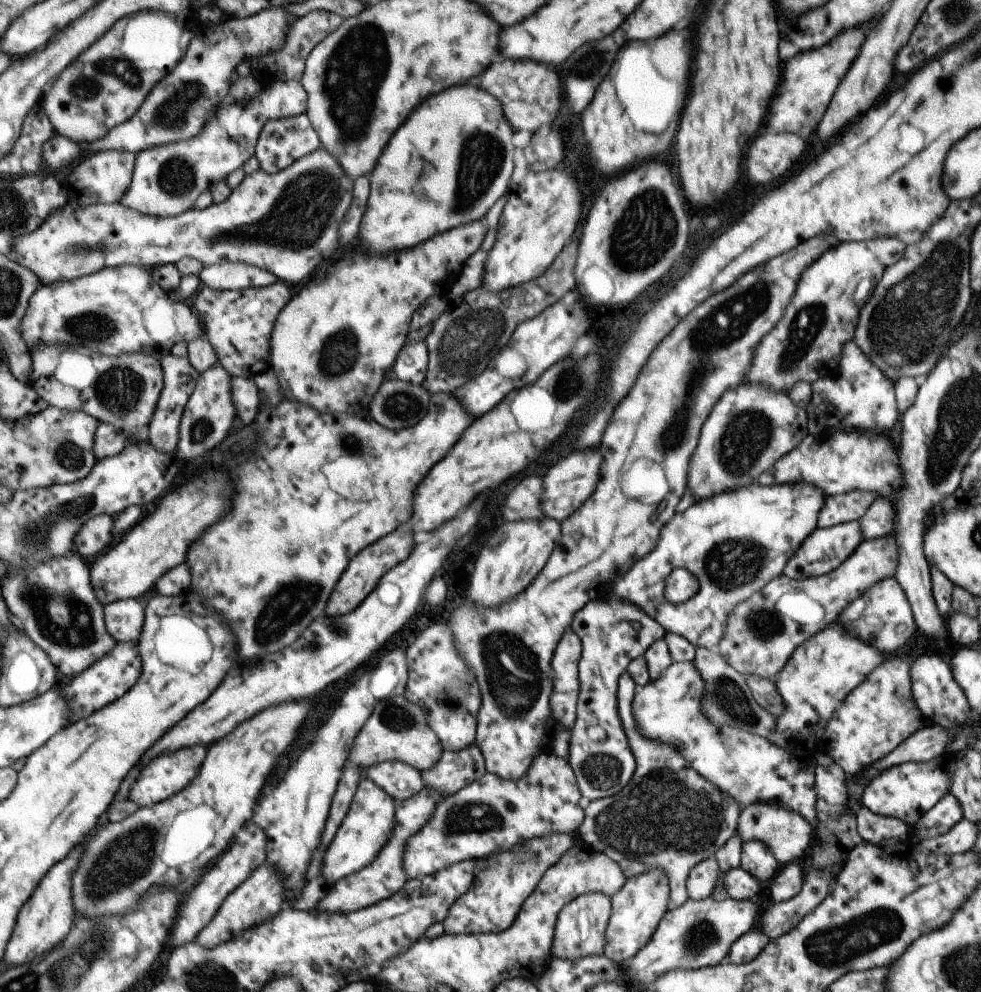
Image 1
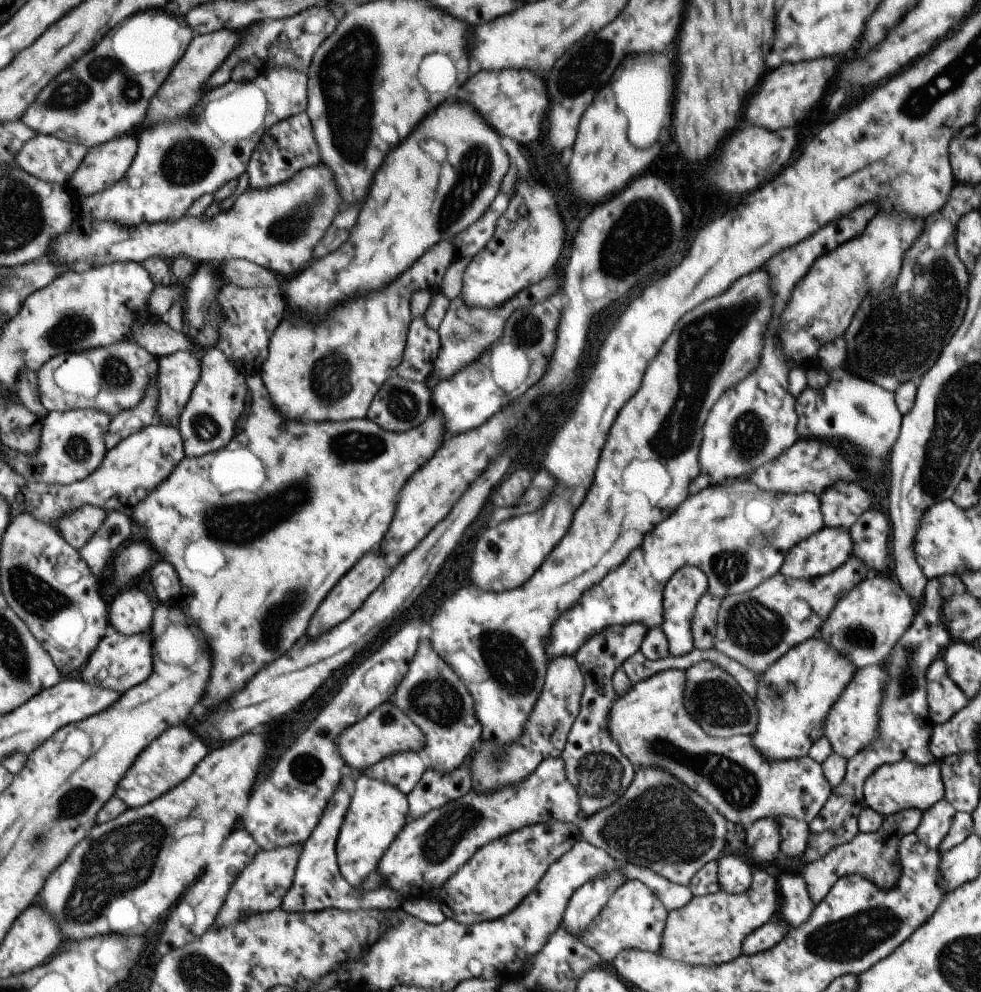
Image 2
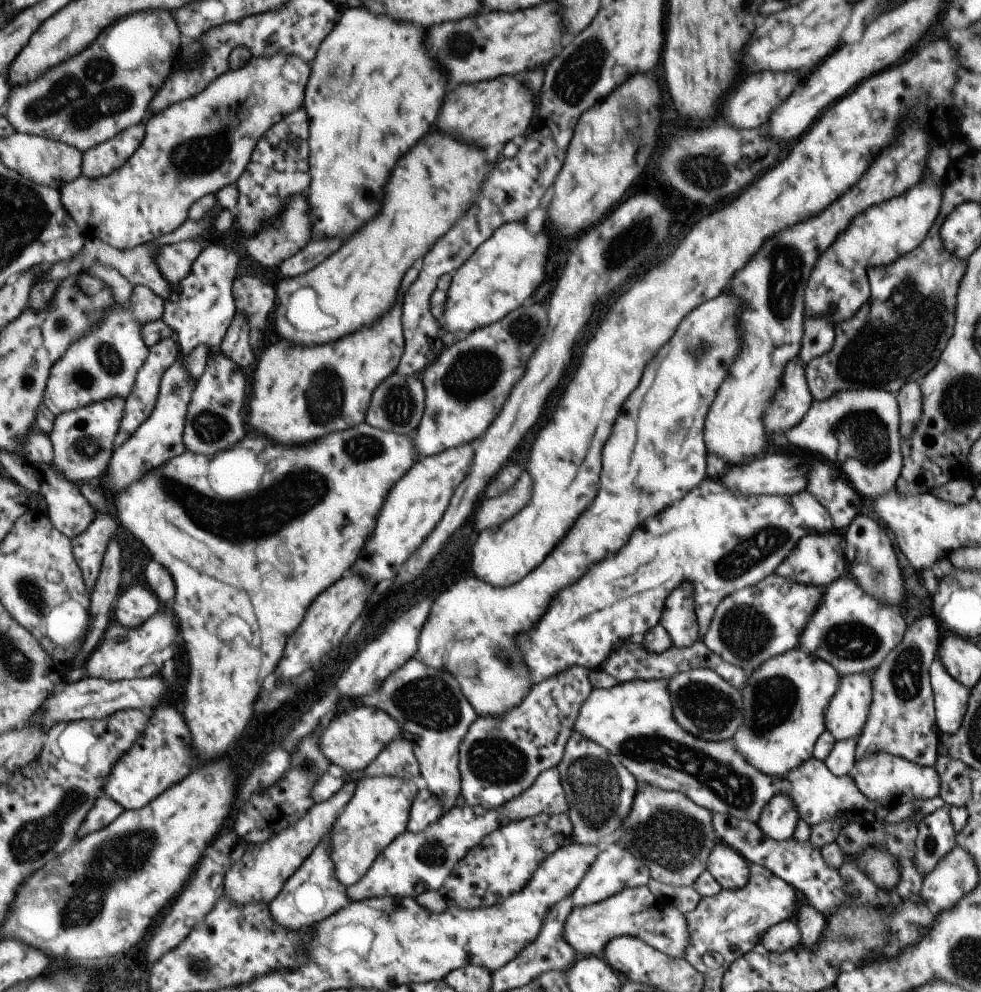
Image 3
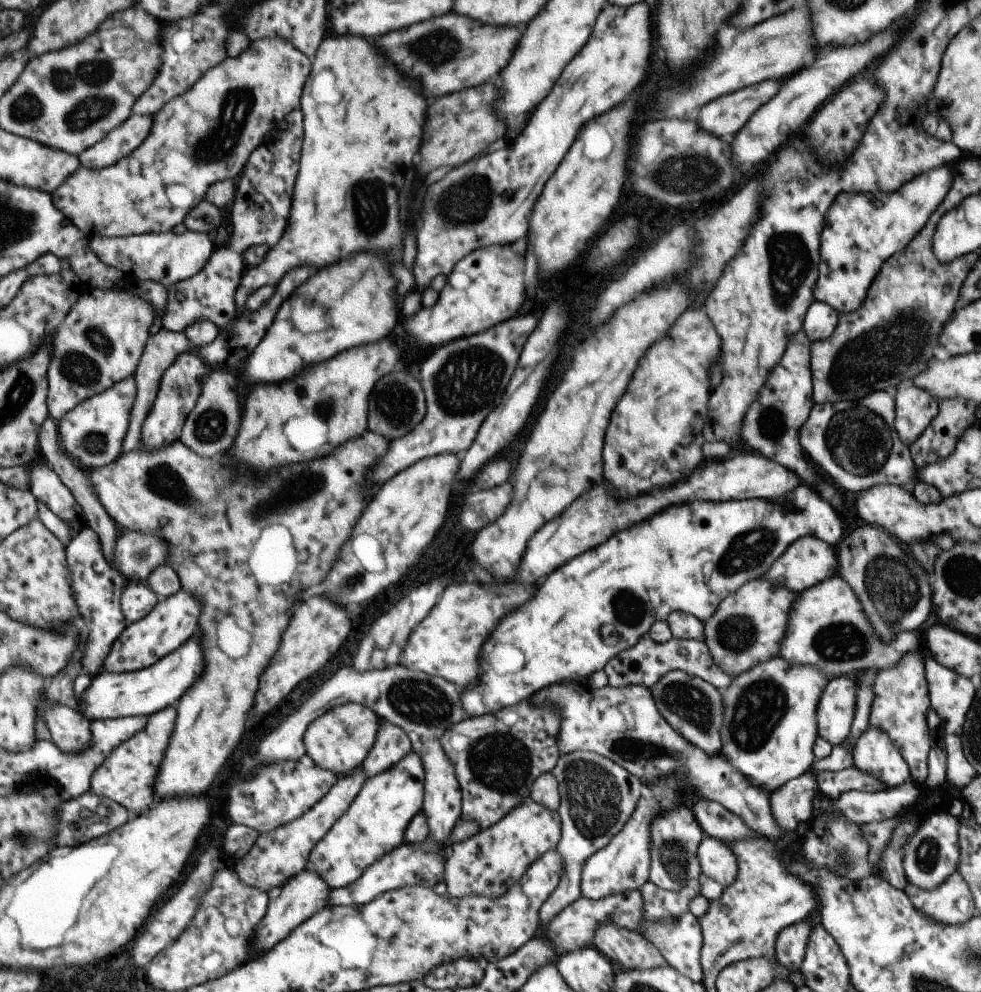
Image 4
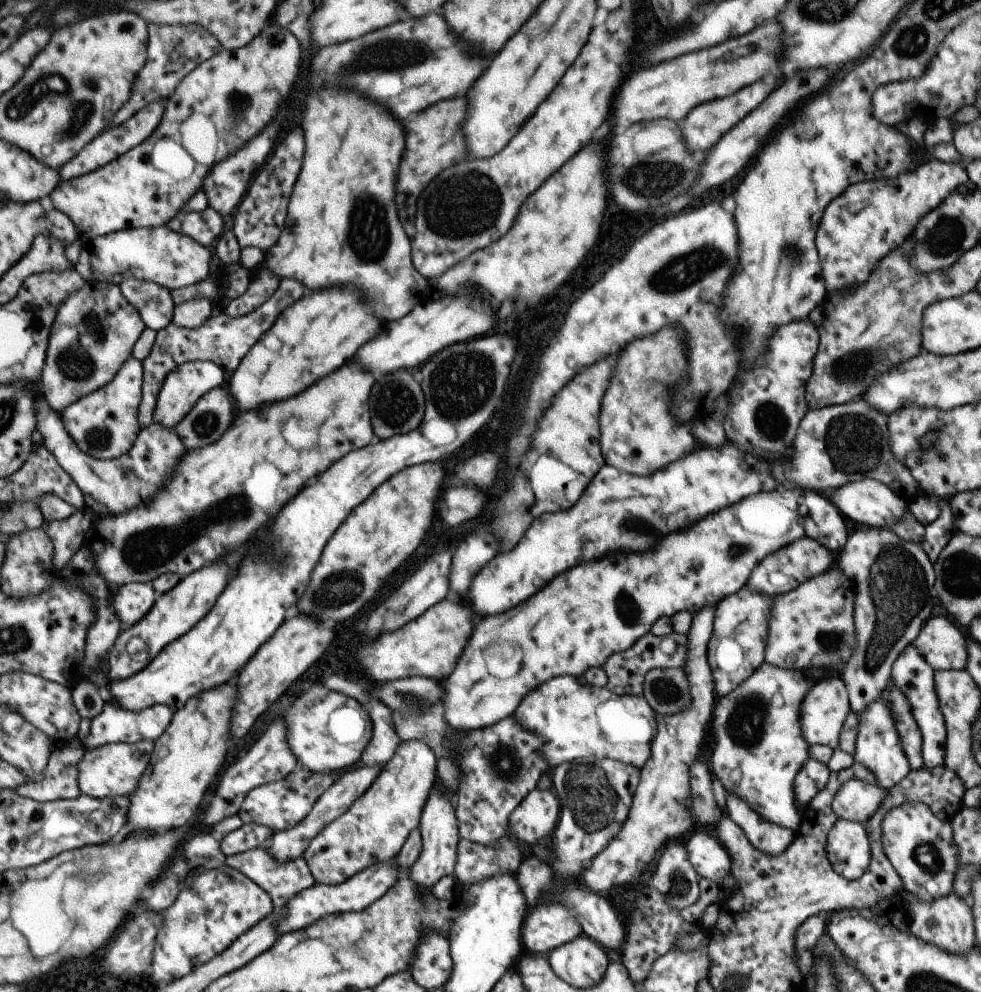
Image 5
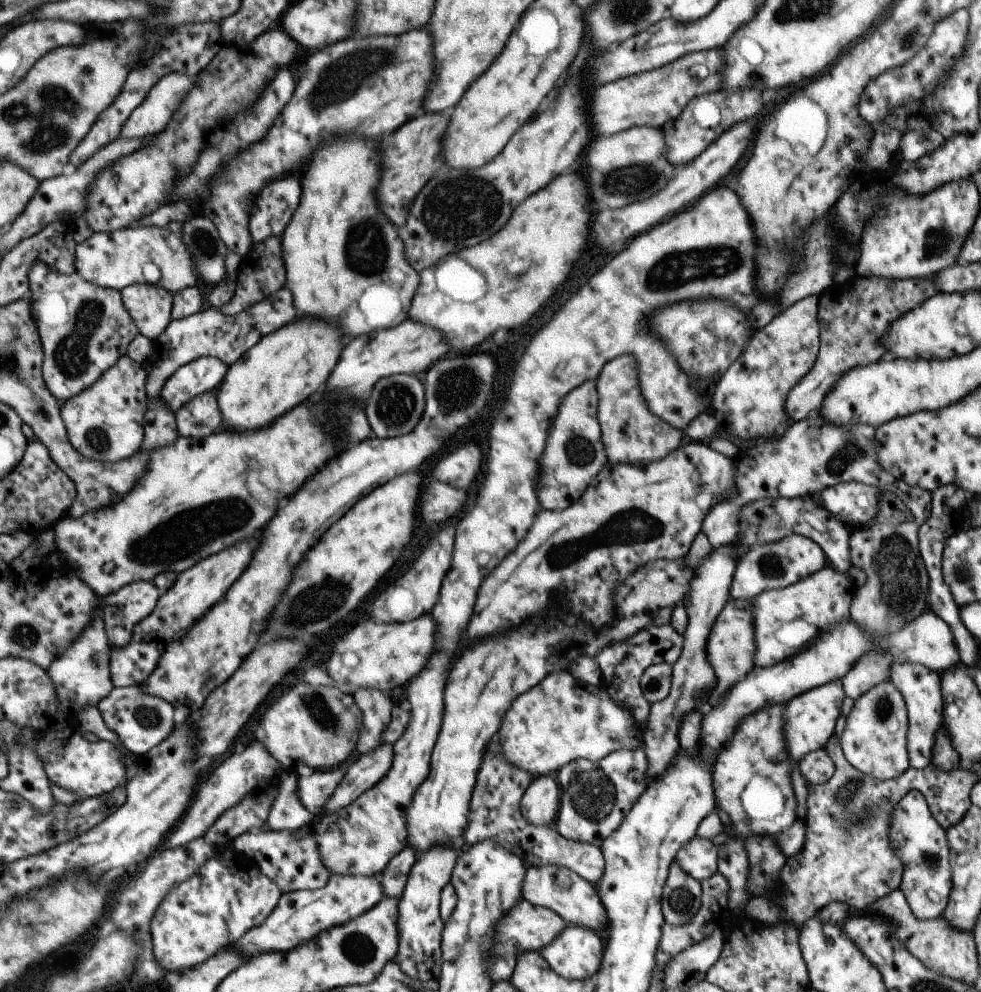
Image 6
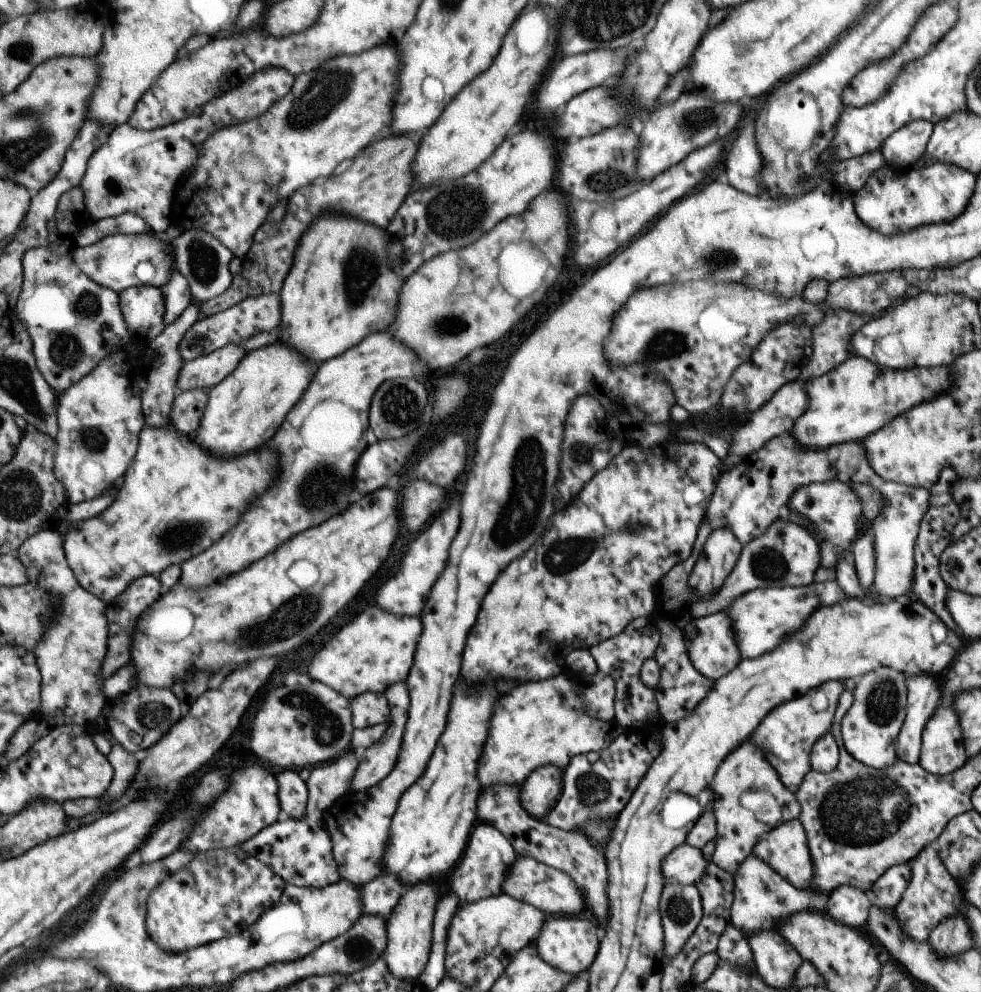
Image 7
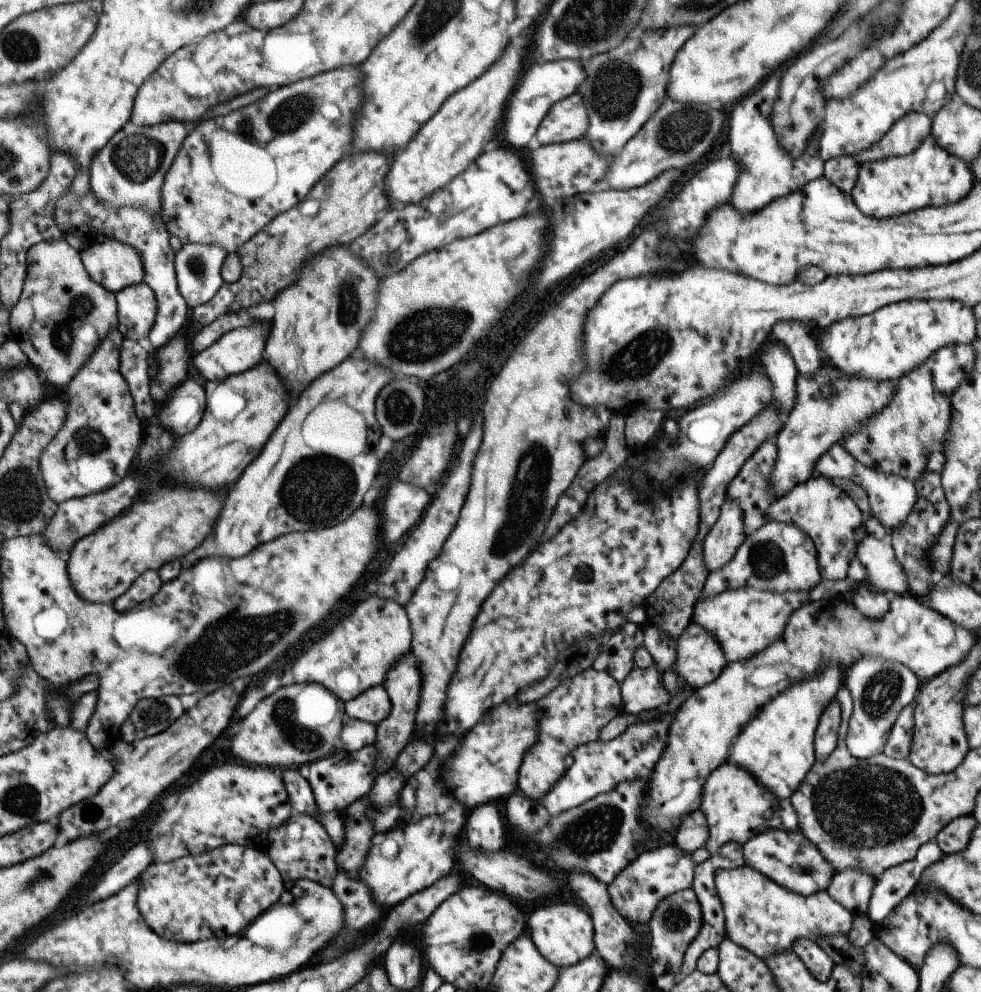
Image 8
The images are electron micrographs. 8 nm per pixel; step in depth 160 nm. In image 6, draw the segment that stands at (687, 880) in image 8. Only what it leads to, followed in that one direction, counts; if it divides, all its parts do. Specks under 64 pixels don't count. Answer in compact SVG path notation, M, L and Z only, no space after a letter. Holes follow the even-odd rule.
M695 835L679 848L674 861L700 883L716 871L717 852L710 839Z

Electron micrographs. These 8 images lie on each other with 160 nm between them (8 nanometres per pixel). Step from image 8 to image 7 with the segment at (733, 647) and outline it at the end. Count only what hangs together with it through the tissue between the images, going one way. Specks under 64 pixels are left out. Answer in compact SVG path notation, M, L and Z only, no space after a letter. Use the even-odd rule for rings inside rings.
M835 580L812 582L809 586L755 588L737 596L723 612L729 616L739 658L757 658L765 652L771 652L775 646L799 630L807 616L819 606L831 606L843 598L846 596Z

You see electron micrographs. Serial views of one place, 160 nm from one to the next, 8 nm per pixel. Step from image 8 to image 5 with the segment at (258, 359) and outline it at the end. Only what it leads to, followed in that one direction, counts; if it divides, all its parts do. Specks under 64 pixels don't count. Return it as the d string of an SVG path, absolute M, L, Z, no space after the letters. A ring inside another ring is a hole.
M189 361L179 365L167 375L154 412L154 422L164 427L175 429L180 422L193 410L197 401L211 392L215 387L227 384L228 374L216 361Z

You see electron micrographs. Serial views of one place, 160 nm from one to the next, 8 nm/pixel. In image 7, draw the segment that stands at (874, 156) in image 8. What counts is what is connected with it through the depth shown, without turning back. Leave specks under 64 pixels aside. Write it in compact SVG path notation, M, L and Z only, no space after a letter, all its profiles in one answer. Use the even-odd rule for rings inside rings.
M922 119L913 120L893 132L879 148L883 162L889 166L912 166L925 153L933 126Z

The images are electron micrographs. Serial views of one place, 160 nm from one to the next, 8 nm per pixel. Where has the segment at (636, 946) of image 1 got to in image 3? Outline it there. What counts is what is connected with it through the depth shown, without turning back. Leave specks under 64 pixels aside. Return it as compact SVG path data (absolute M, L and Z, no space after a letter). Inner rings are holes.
M646 885L624 888L588 907L572 907L563 925L563 938L578 957L600 956L611 939L622 936L637 937L656 951L673 958L682 958L688 943L684 914L670 902L656 899Z

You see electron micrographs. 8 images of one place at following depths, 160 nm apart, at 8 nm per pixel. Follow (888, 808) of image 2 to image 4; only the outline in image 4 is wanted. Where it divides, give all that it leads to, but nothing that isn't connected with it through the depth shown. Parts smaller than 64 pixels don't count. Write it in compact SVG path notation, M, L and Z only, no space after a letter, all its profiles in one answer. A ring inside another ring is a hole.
M868 726L854 742L852 766L879 780L885 789L911 781L908 766L899 751L884 732L873 727Z

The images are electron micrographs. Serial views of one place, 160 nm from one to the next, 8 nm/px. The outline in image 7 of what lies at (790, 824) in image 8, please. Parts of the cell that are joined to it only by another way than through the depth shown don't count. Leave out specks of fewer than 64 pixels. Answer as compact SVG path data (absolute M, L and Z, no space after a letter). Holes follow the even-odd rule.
M743 742L739 744L737 748L733 748L733 752L729 752L725 756L725 760L719 764L715 776L713 776L713 784L710 786L711 794L709 802L709 810L712 812L715 818L715 847L711 854L710 862L715 864L721 870L727 870L727 872L735 872L739 867L739 864L743 862L747 856L751 855L751 850L755 842L767 834L769 830L773 829L773 826L769 824L759 824L757 820L753 820L753 814L745 811L745 808L739 806L739 794L747 788L761 788L765 786L767 790L771 788L779 788L779 792L785 792L785 821L798 819L800 814L800 807L797 803L795 796L785 788L779 782L777 774L773 772L771 764L765 760L765 754L751 742Z

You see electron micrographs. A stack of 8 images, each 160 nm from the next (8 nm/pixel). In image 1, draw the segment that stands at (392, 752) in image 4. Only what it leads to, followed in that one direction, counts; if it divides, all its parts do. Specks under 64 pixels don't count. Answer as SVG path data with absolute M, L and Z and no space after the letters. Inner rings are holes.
M385 761L365 771L367 777L385 789L395 802L408 799L423 790L422 774L408 764L399 761Z

